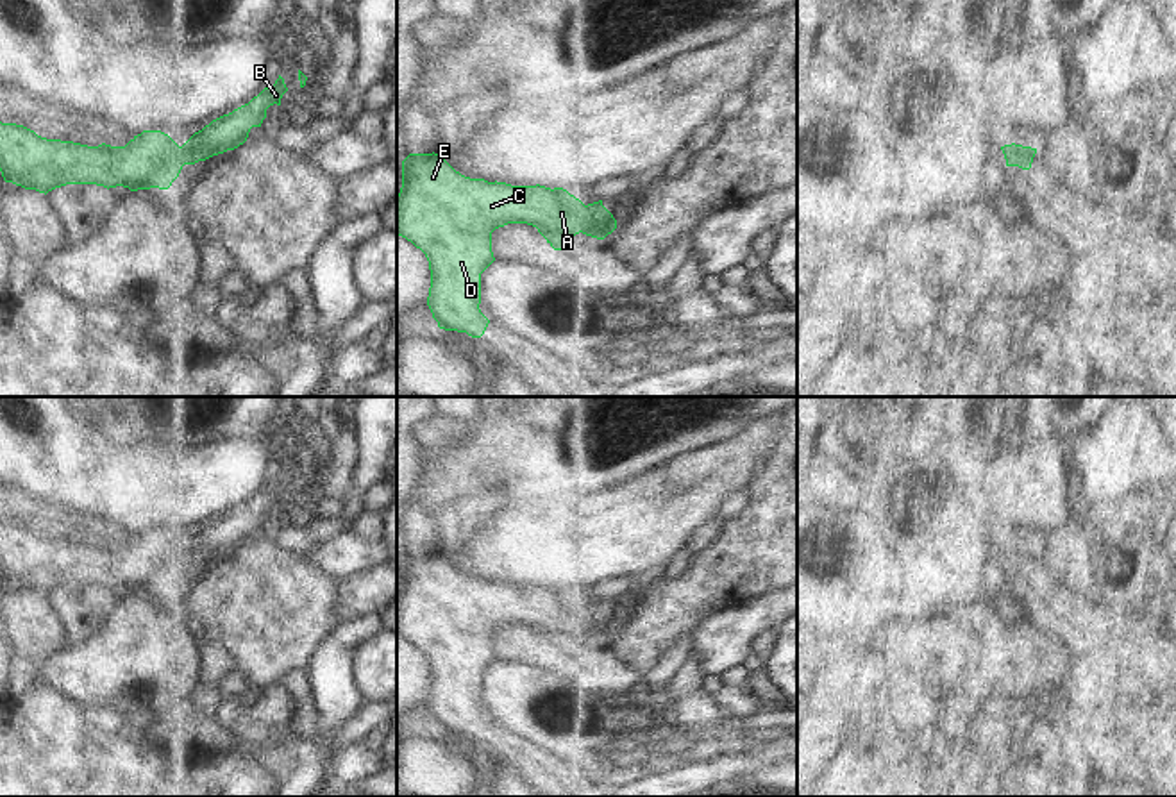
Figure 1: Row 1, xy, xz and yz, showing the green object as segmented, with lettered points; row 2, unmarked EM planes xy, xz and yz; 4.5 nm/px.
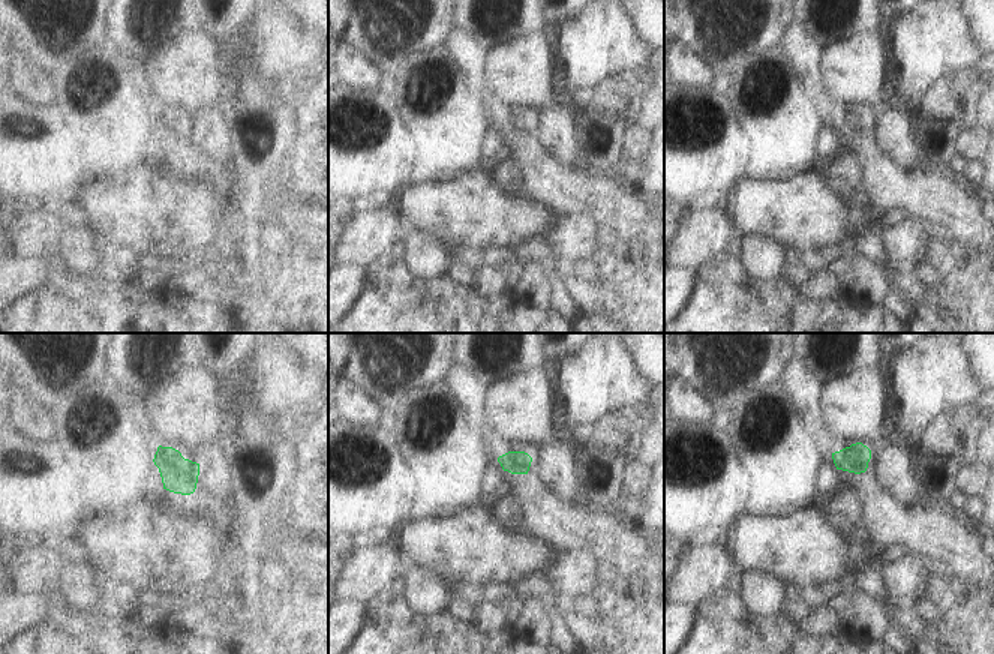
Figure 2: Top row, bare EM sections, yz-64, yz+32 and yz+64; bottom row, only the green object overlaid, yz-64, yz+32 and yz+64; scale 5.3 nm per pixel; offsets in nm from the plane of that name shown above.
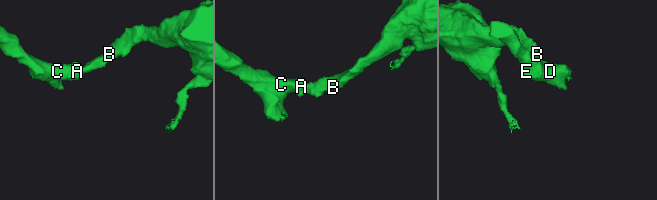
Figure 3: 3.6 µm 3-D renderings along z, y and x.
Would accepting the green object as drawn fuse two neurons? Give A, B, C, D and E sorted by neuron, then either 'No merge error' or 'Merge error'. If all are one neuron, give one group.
Groups: A B C D E. No merge error.

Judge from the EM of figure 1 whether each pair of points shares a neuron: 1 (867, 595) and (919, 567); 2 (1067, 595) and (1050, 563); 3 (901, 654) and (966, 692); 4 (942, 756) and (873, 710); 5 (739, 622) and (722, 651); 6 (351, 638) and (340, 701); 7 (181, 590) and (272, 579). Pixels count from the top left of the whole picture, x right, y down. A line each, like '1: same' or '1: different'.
1: different
2: same
3: same
4: same
5: same
6: same
7: same

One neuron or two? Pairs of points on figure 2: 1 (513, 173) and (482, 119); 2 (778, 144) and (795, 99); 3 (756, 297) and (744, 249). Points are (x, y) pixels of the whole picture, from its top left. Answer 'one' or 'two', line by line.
1: two
2: one
3: two

